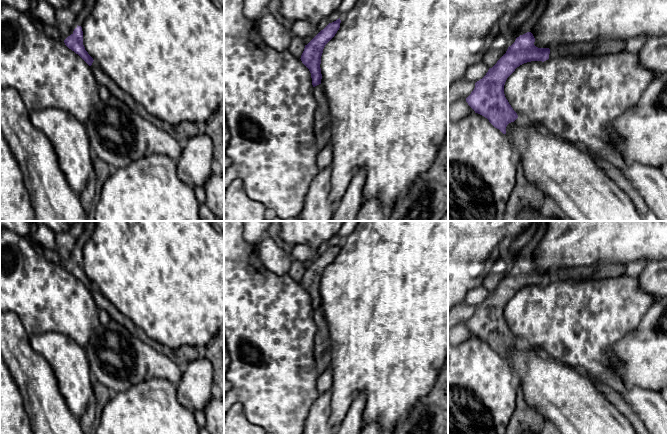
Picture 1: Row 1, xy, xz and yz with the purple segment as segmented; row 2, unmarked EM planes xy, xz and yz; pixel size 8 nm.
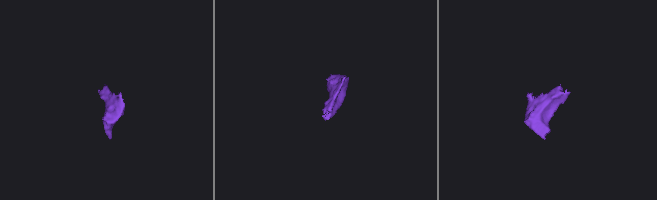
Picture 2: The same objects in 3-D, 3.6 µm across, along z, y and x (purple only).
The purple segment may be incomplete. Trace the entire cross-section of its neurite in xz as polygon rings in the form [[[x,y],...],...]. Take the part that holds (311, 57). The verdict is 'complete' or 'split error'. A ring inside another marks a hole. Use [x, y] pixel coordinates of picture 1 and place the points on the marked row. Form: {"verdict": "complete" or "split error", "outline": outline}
{"verdict": "split error", "outline": [[[340,18],[329,23],[307,45],[301,55],[302,63],[309,69],[312,78],[313,96],[317,101],[314,133],[319,151],[325,147],[331,137],[330,113],[327,97],[321,84],[321,56],[325,45],[335,36],[340,28]]]}

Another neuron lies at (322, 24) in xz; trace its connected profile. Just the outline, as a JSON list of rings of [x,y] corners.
[[[328,17],[324,18],[323,20],[321,20],[318,24],[317,24],[317,31],[304,38],[304,43],[305,45],[307,45],[321,30],[323,30],[327,25],[329,24],[329,20]]]

